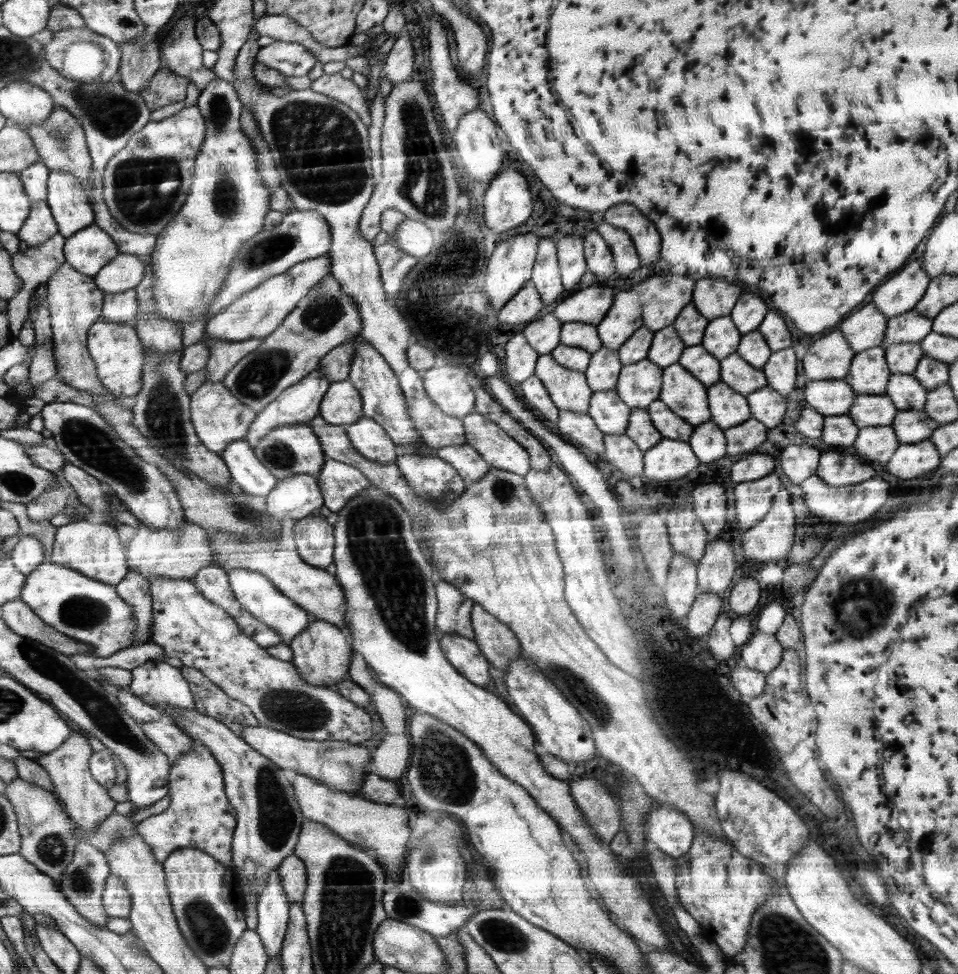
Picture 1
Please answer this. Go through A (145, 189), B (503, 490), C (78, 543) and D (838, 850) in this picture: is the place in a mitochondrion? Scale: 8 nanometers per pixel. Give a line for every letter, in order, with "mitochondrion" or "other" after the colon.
A: mitochondrion
B: mitochondrion
C: other
D: other

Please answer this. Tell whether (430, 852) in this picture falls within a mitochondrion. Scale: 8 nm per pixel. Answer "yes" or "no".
yes

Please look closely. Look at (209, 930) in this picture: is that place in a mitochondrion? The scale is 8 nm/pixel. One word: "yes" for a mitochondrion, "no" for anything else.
yes

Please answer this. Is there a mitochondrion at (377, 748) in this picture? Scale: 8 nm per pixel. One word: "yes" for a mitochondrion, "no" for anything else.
no

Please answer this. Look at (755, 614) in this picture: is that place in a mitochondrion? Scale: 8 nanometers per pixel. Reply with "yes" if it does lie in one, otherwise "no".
no

